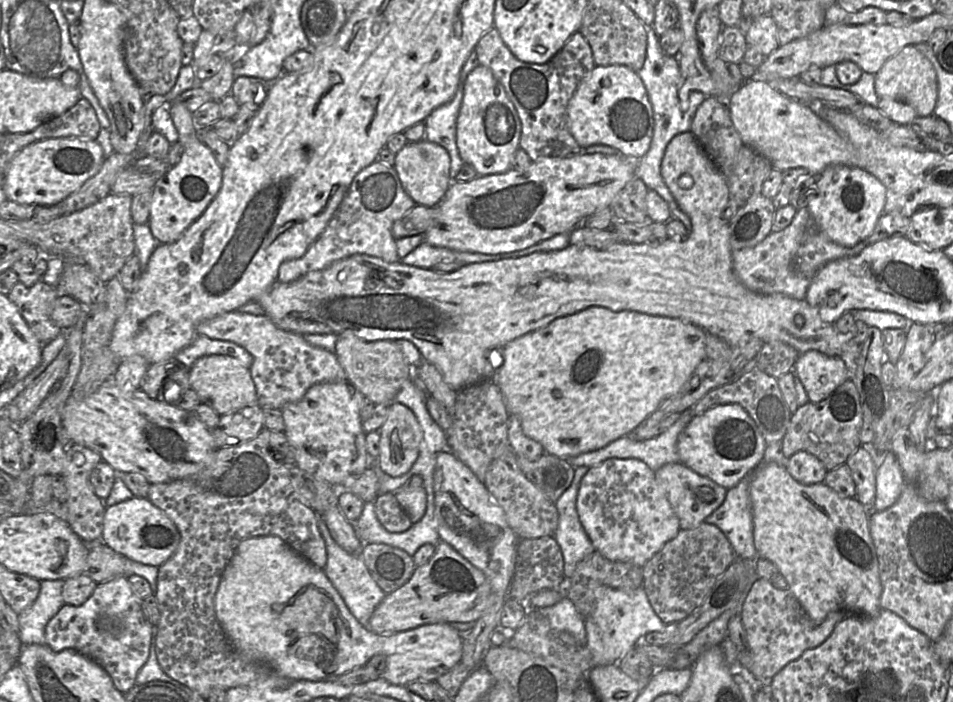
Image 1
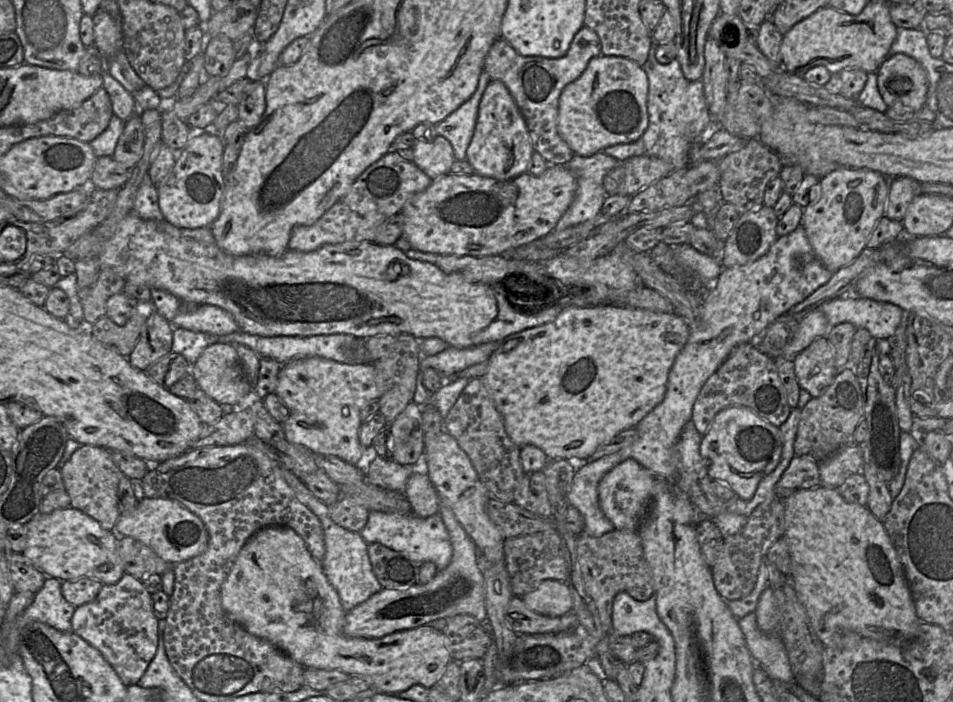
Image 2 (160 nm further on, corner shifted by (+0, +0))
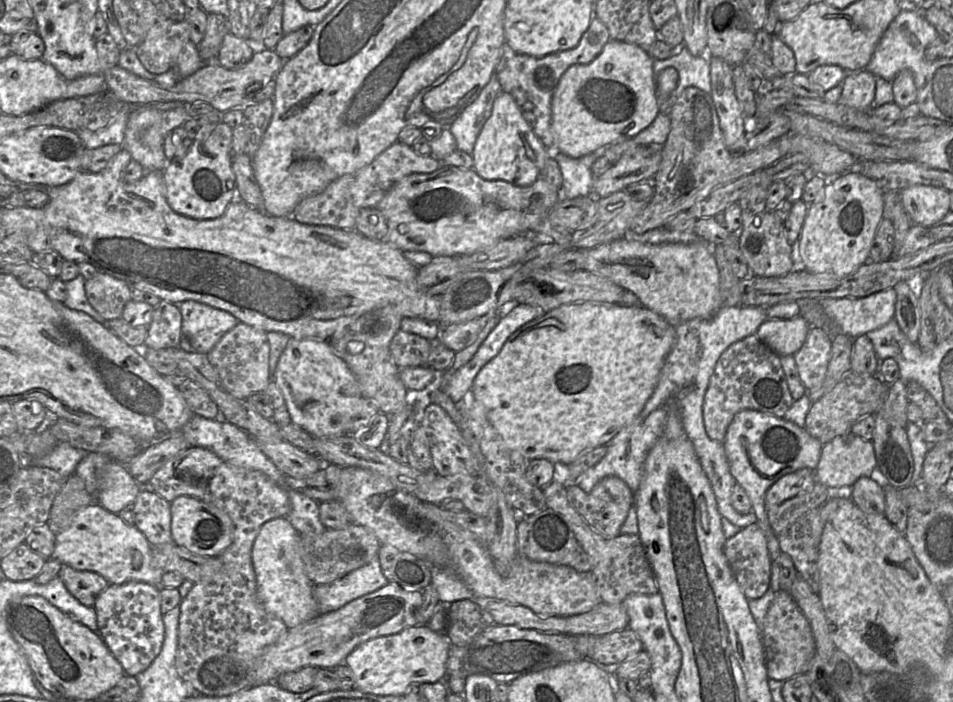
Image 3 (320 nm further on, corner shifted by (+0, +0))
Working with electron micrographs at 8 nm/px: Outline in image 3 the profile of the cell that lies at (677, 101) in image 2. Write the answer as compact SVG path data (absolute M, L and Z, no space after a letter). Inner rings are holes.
M681 46L680 48L673 48L673 55L665 60L653 60L653 71L655 74L655 87L656 87L656 78L659 75L661 71L668 67L673 67L677 70L679 75L679 81L676 89L669 95L669 97L666 100L660 100L659 102L659 111L662 113L669 114L670 117L670 109L673 103L676 101L676 99L680 96L680 94L683 92L683 90L687 87L697 87L704 92L711 93L711 76L710 76L710 64L709 64L709 57L706 56L693 56L686 47Z

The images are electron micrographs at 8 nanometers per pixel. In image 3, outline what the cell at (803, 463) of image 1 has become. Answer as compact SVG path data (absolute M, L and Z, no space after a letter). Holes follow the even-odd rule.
M802 468L782 476L766 492L766 511L809 490L816 482L815 471L808 468Z

